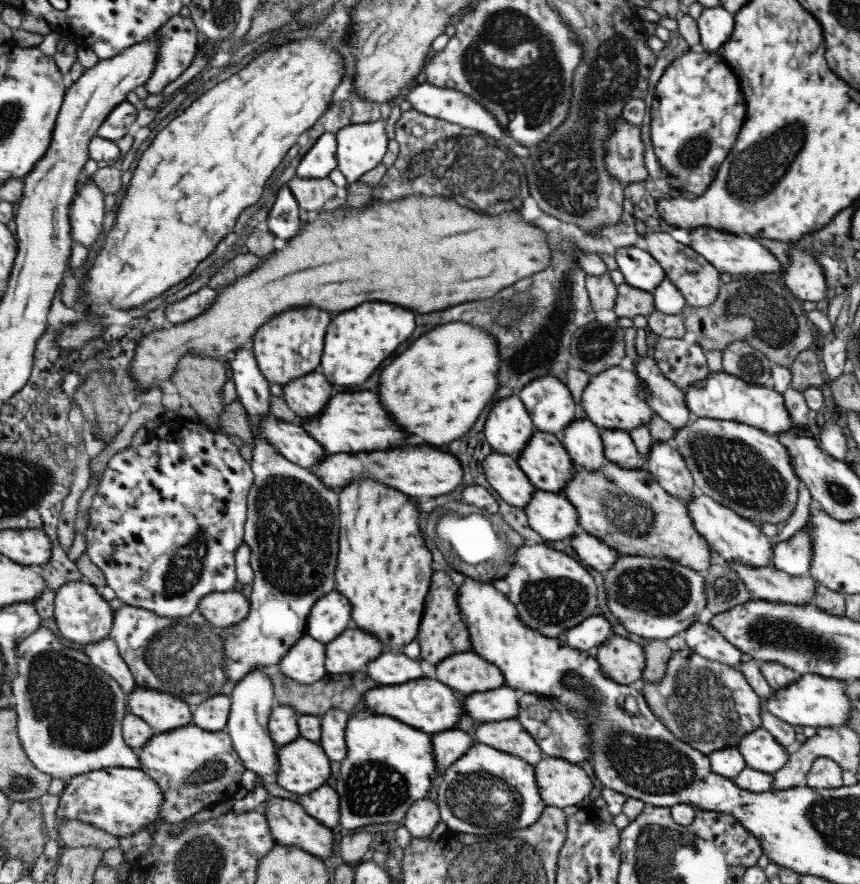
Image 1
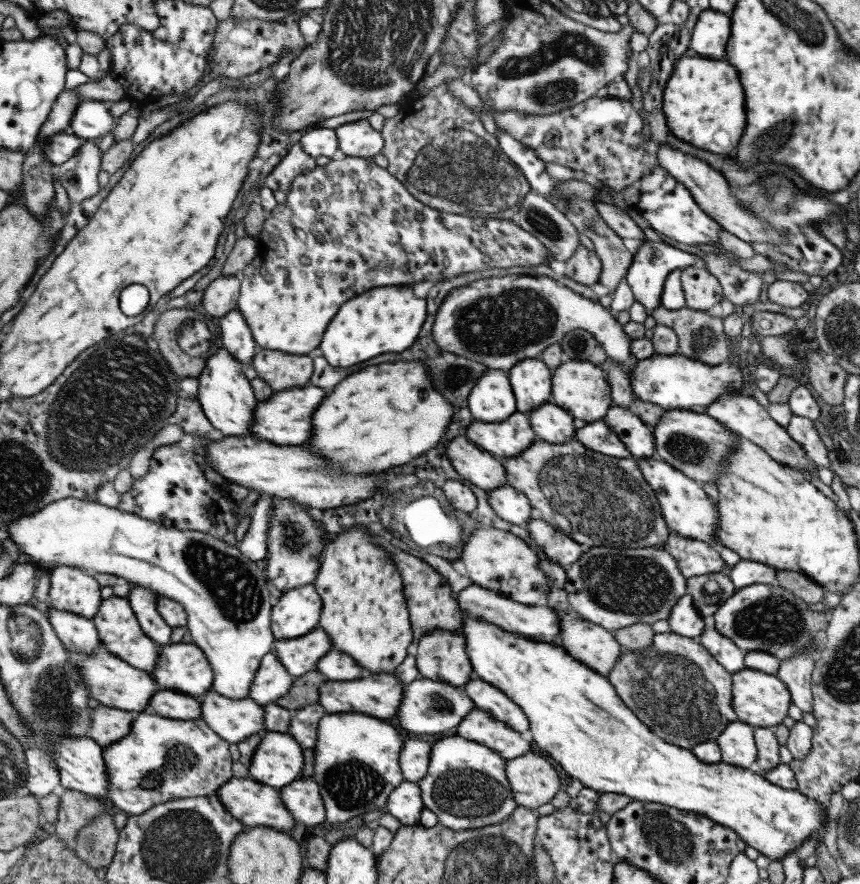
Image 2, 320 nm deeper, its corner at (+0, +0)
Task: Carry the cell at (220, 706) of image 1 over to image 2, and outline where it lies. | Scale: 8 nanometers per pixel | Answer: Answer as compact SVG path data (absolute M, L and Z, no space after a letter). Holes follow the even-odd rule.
M169 689L154 694L148 711L179 720L202 718L202 704L198 697Z

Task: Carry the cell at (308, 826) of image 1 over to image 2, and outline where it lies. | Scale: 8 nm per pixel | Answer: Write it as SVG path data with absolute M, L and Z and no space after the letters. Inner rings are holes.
M234 776L218 790L217 795L225 803L226 809L247 827L271 827L283 833L290 833L298 825L294 814L291 814L283 802L281 791L262 782L256 782L253 778L240 779Z

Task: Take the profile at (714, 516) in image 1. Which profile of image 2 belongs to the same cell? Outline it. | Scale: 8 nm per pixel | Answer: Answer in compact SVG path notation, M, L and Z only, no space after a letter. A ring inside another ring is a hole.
M654 456L635 459L645 483L655 493L662 519L668 530L685 538L706 542L719 550L721 544L714 542L714 528L717 524L716 506L705 495L701 484L693 482L683 473L680 473L679 470L675 470L665 461L661 461Z

